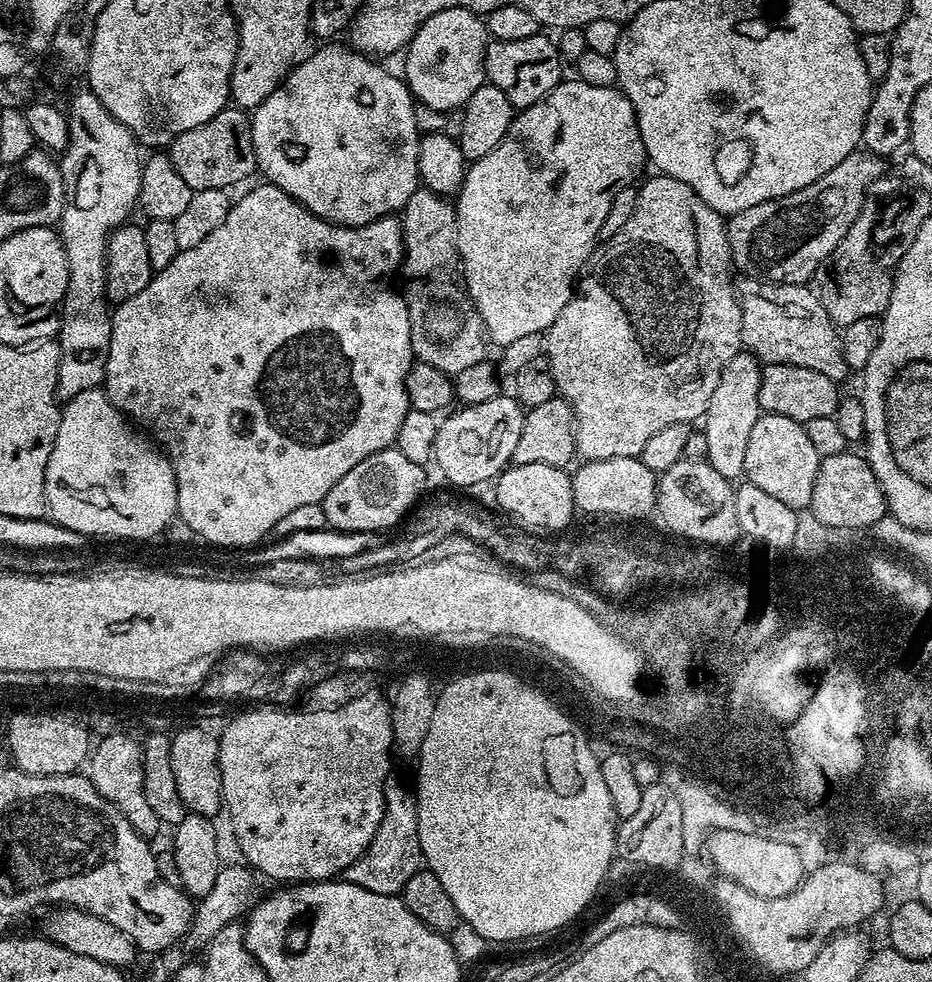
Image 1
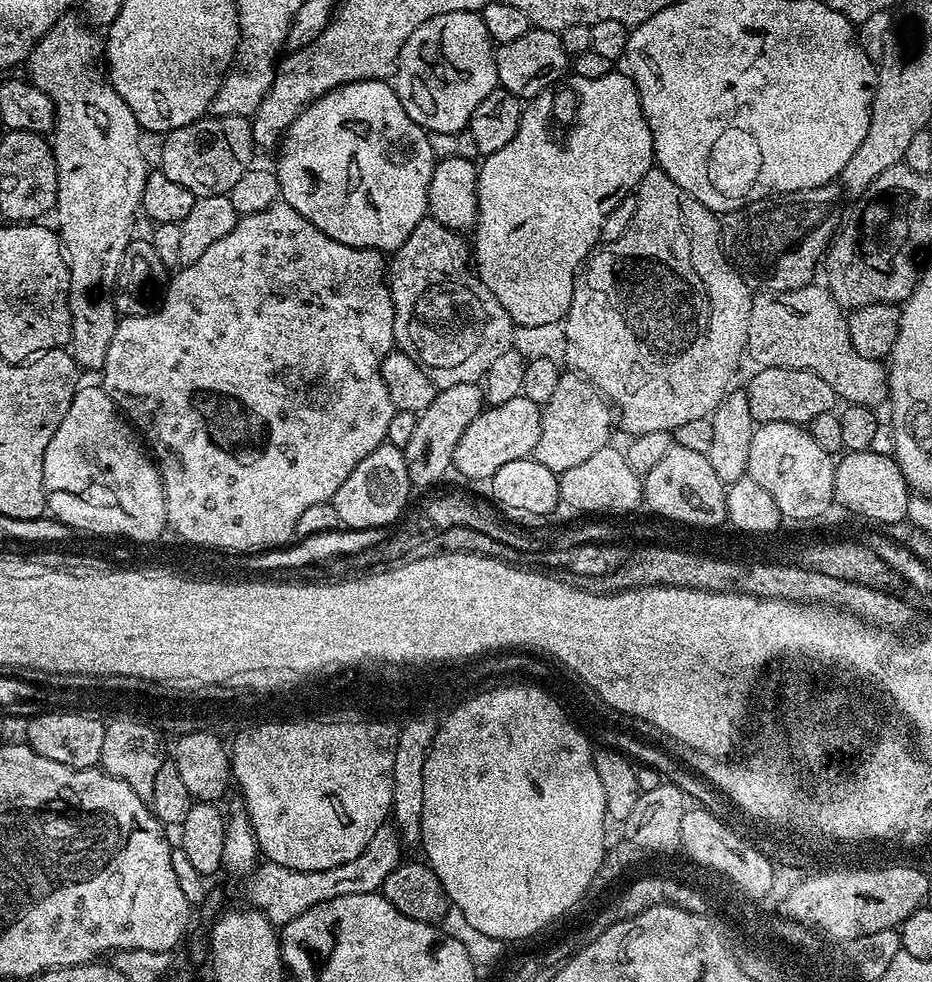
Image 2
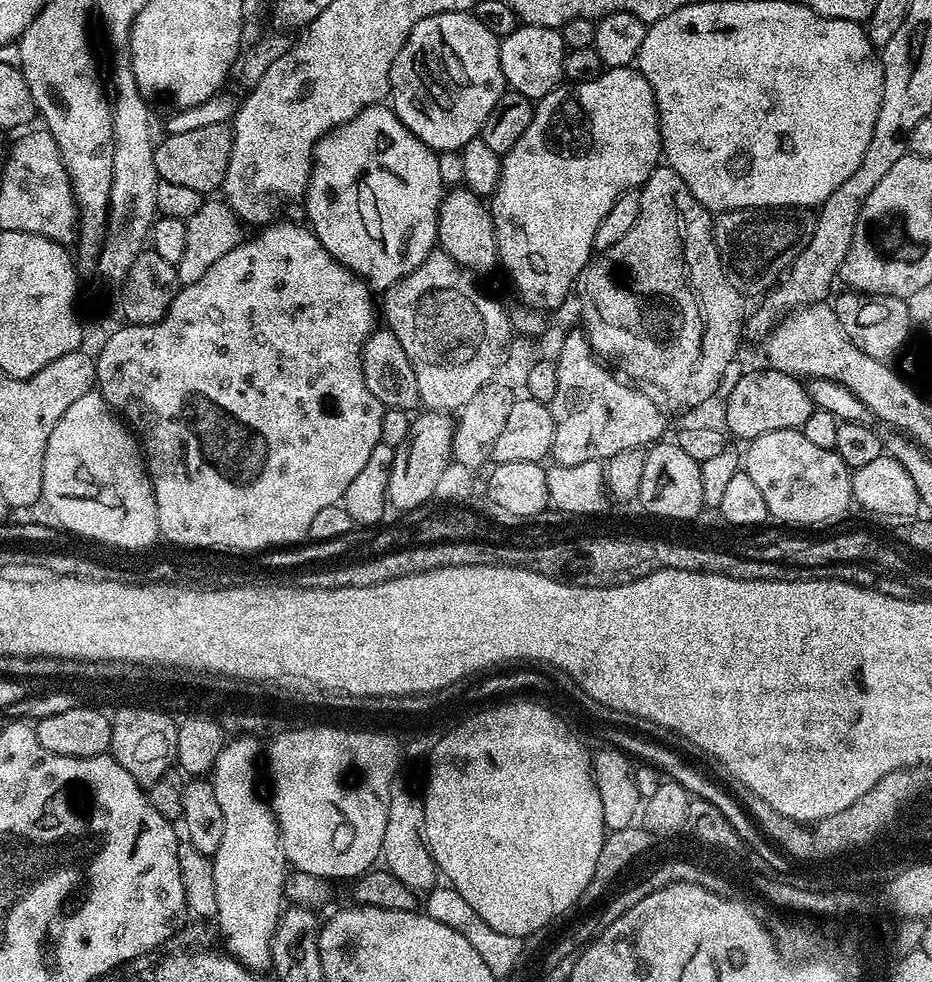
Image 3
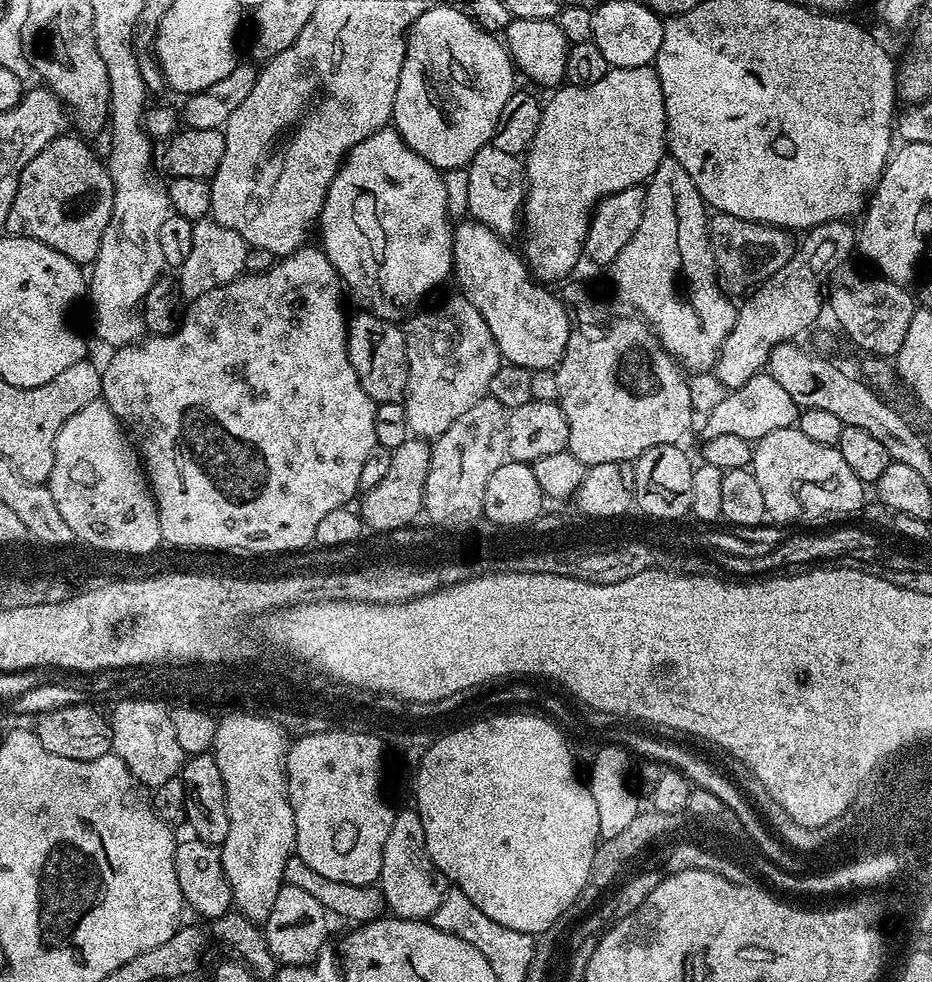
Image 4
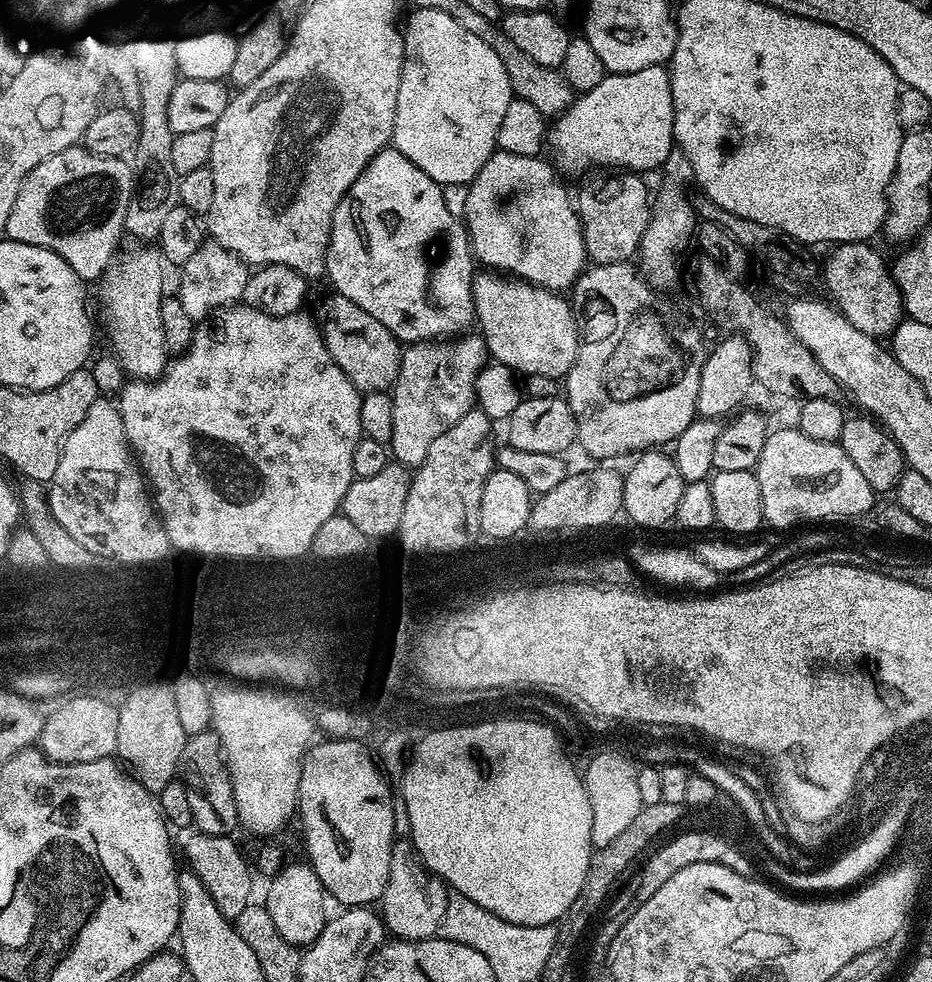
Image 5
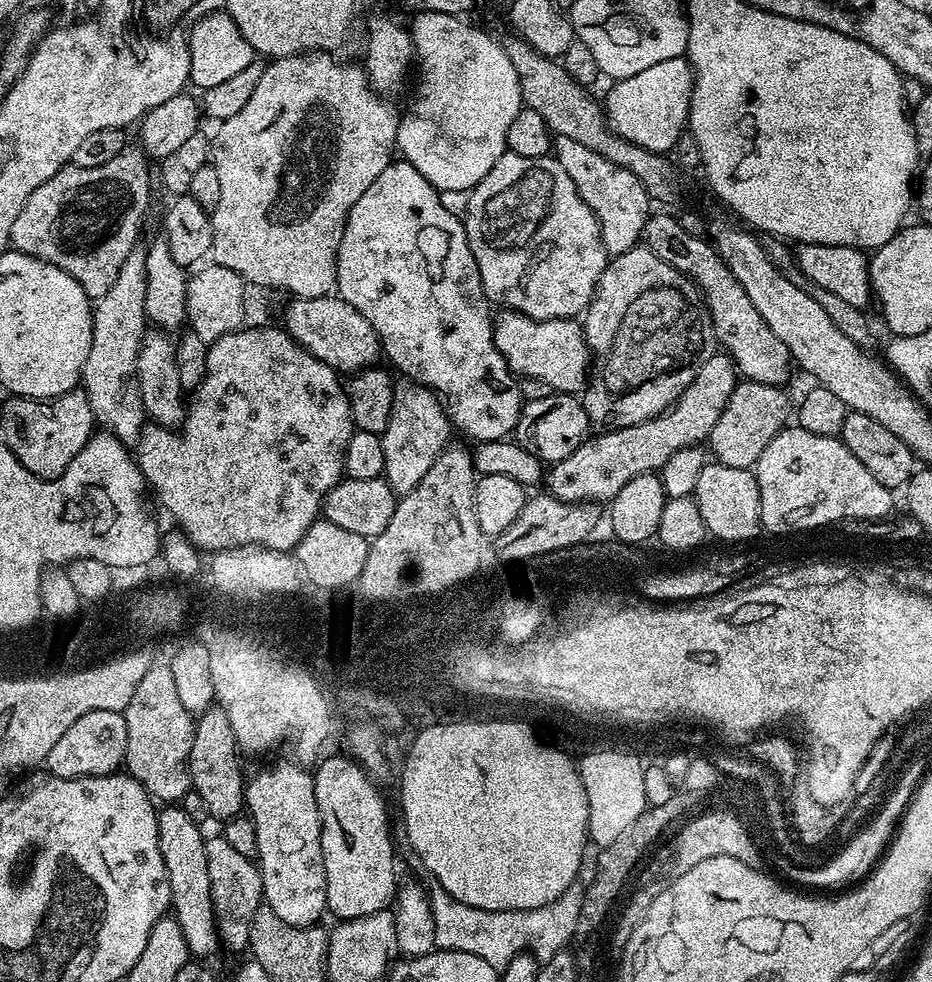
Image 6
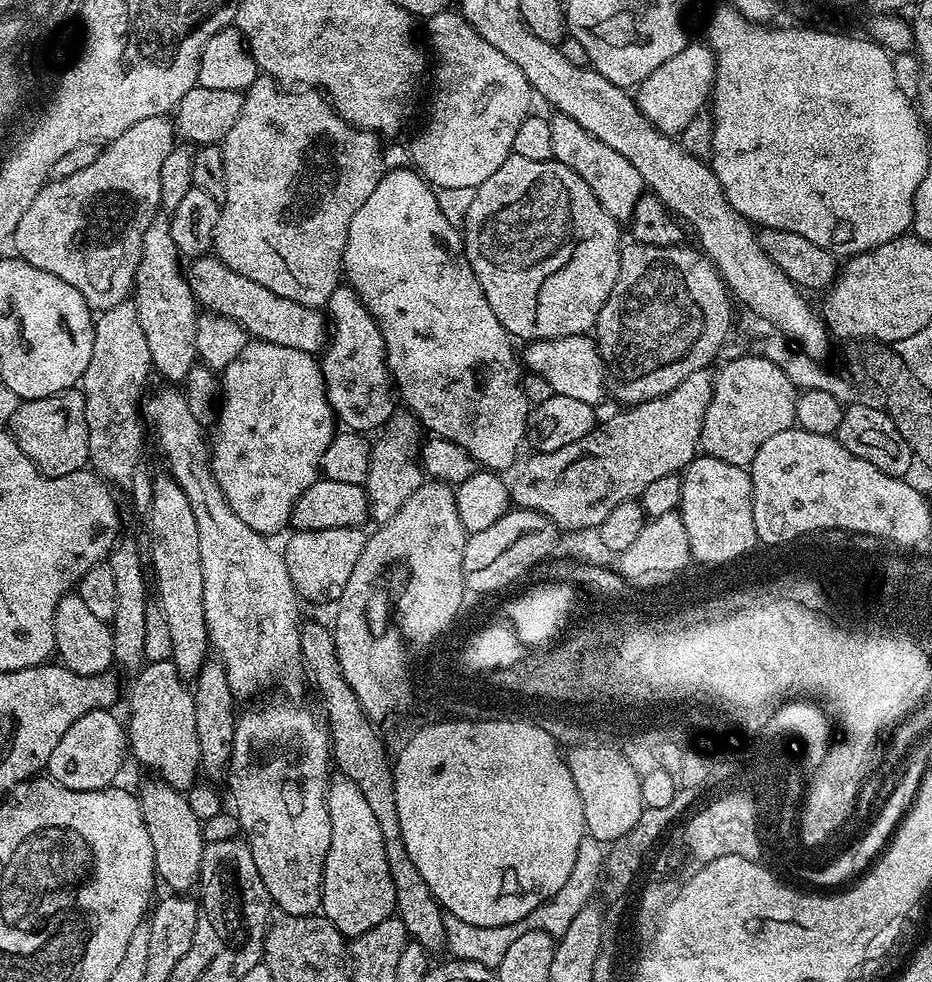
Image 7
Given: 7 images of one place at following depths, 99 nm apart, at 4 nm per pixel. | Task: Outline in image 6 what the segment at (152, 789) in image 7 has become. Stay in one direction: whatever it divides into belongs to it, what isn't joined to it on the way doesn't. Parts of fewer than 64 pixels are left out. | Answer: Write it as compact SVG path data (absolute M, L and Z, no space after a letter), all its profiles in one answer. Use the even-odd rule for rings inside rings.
M164 806L157 818L158 846L162 852L164 877L168 879L168 889L172 895L171 915L176 917L182 934L186 934L186 946L196 958L212 956L221 951L220 933L216 930L216 916L210 898L210 870L206 870L205 833L200 833L201 825L192 820L180 806Z

